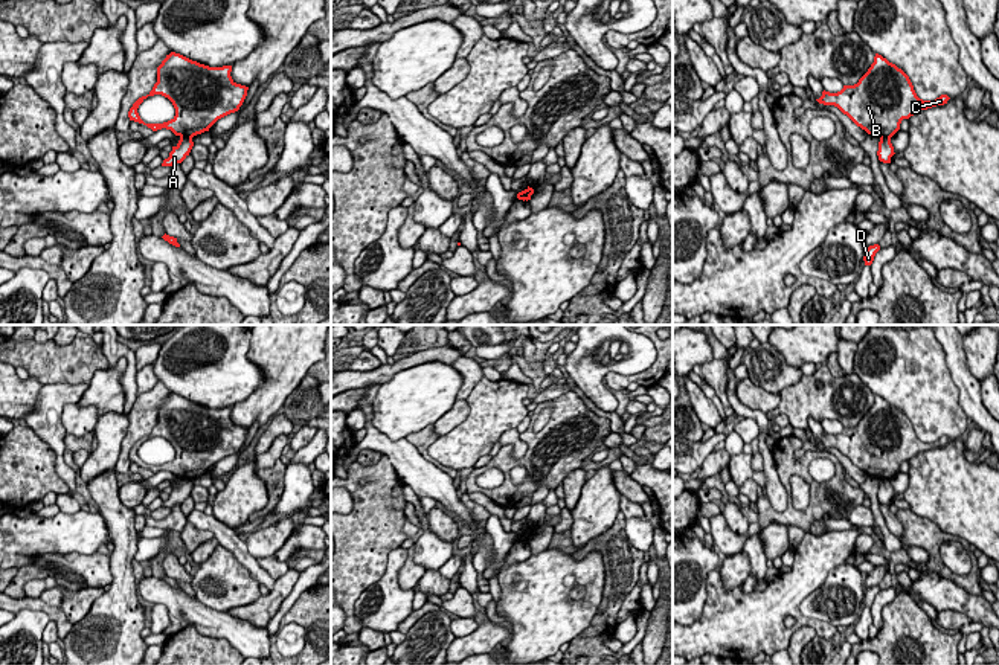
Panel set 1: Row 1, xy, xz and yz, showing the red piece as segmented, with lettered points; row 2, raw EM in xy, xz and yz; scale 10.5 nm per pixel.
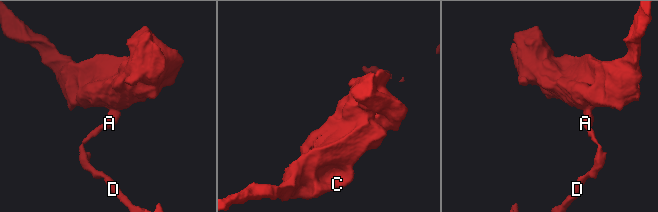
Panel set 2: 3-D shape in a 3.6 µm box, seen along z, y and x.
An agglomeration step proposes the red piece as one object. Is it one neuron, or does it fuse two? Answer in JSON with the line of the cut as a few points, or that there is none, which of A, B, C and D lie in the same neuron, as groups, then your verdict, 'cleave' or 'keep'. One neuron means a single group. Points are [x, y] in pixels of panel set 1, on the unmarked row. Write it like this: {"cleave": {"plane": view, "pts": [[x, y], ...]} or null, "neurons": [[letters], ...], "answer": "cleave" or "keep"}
{"cleave": {"plane": "xy", "pts": [[180, 478], [191, 481]]}, "neurons": [["A", "D"], ["B", "C"]], "answer": "cleave"}

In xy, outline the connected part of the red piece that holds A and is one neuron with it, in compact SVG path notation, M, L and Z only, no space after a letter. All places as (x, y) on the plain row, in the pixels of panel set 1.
M180 479L178 485L172 488L169 499L163 502L162 508L172 508L174 505L181 505L189 497L192 488L192 480Z

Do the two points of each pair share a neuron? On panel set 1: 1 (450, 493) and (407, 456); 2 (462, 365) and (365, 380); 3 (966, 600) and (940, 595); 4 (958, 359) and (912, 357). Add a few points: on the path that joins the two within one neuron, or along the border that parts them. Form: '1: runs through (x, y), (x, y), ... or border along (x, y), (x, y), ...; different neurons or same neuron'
1: runs through (440, 487), (418, 467); same neuron
2: border along (462, 354), (450, 363); different neurons
3: runs through (960, 600), (946, 595); same neuron
4: border along (937, 340), (958, 392); different neurons

